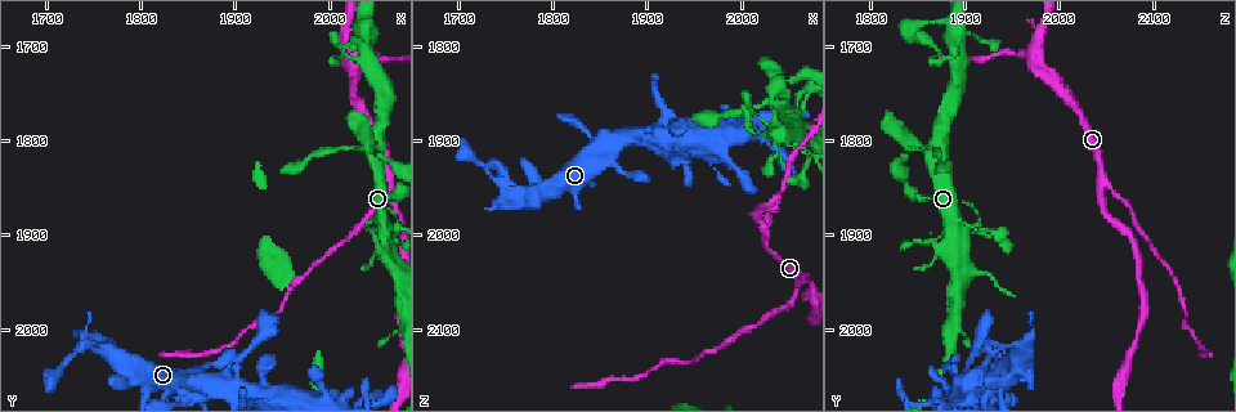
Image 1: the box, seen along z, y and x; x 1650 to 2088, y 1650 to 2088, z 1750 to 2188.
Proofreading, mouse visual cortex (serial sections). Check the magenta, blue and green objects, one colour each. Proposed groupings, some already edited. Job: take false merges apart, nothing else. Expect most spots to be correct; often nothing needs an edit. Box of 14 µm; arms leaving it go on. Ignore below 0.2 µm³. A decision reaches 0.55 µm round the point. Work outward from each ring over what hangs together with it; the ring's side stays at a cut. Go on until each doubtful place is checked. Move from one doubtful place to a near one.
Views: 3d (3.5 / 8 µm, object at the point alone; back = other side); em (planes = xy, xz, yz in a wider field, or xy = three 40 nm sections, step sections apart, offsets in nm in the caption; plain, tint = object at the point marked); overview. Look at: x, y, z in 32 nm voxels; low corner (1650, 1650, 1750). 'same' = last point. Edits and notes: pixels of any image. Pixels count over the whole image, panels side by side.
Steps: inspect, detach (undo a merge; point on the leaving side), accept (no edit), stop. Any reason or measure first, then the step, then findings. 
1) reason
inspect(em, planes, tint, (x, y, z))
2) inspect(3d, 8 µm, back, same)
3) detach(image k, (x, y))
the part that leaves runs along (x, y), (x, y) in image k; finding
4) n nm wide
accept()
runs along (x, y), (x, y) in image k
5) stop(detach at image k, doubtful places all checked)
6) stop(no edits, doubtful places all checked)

abrupt turn
inspect(3d, 3.5 µm, back, (1750, 2015, 1960))

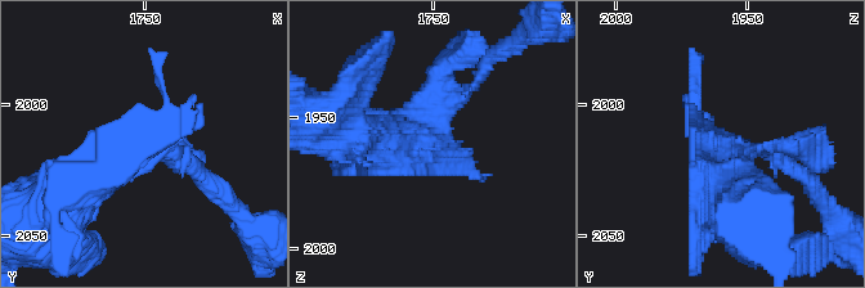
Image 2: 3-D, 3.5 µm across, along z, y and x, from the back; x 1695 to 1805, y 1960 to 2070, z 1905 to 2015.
accept()
runs along (358, 135), (425, 139), (456, 59) in image 2; continuous, no second cell

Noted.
sudden change in width
inspect(3d, 3.5 µm, (2060, 1890, 1900))

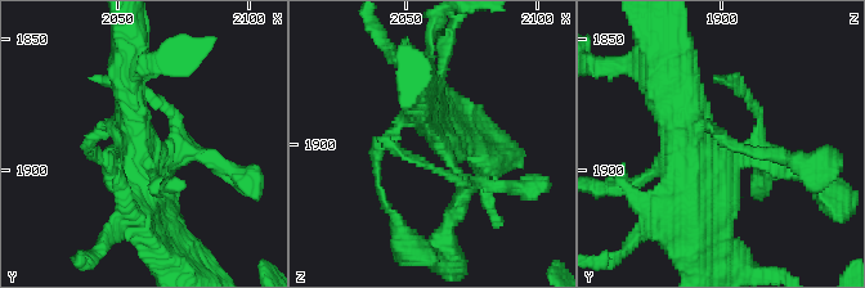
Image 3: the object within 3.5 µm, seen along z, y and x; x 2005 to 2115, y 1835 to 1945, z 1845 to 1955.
inspect(em, planes, tint, (2064, 1892, 1899))

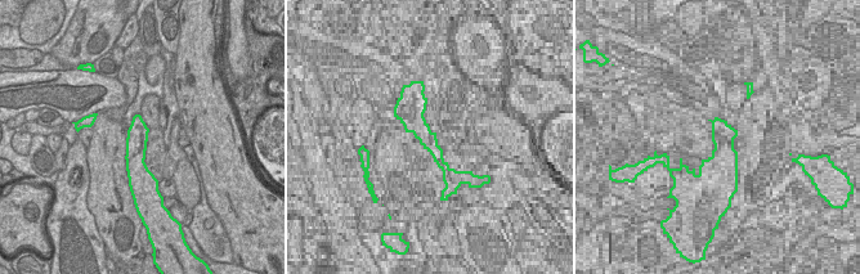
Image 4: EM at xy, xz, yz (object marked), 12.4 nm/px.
another direction
inspect(em, xy, step 2, tint, same)

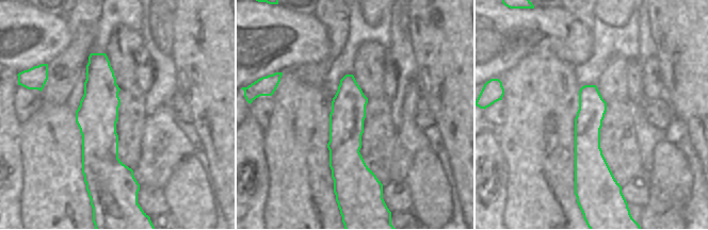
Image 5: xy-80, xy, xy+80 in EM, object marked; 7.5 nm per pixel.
accept()
runs along (93, 55), (107, 180) in image 5; one cell here

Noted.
three-way junction
inspect(3d, 3.5 µm, (2025, 1720, 1975))

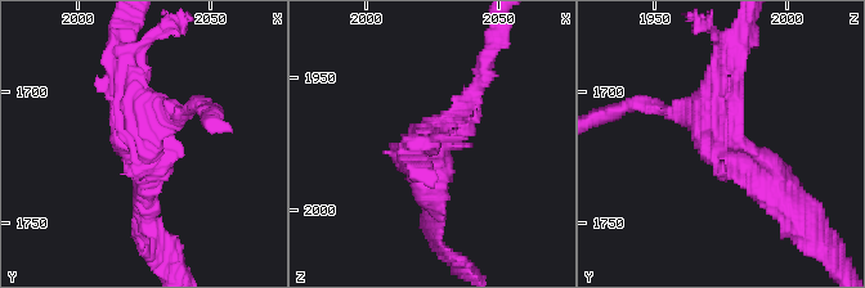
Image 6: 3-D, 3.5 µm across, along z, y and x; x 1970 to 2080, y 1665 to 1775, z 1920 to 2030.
now the EM
inspect(em, planes, tint, (2025, 1721, 1977))

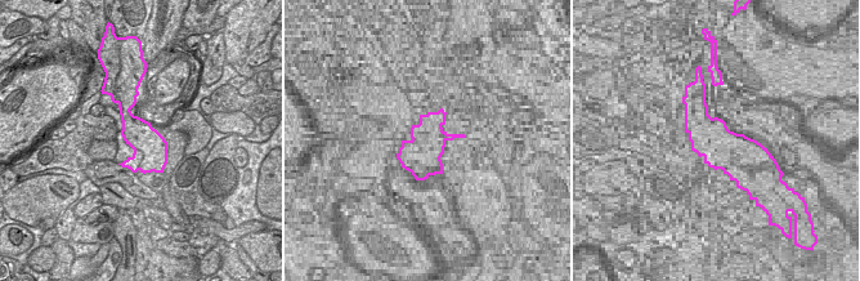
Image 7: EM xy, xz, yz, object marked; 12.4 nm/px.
accept()
runs along (784, 202), (722, 147), (722, 68) in image 6; all the same cell

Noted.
three-way junction
inspect(3d, 3.5 µm, (2065, 1845, 2050))

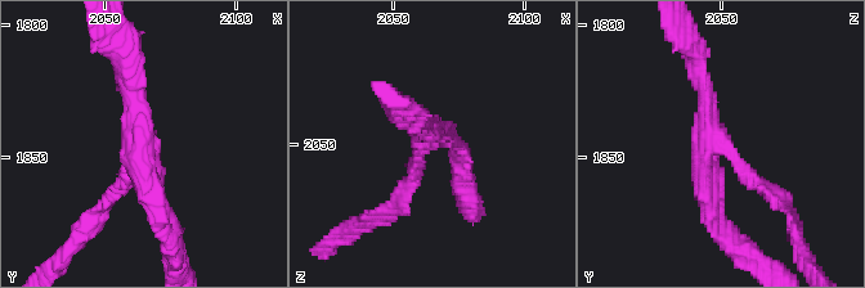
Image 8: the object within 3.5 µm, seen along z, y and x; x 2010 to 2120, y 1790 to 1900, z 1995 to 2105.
3 arms; arms of 200, 250, 250 nm
inspect(em, xy, step 1, tint, (2063, 1840, 2047))

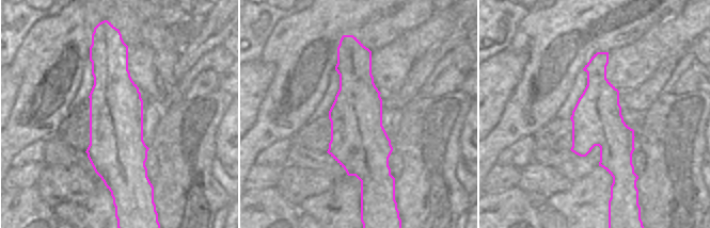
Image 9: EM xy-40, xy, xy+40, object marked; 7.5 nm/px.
another direction
inspect(em, xy, step 5, tint, same)

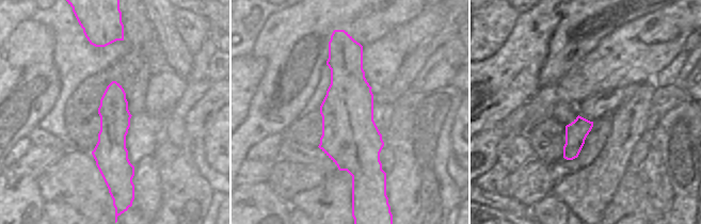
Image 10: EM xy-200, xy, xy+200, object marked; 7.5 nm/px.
accept()
runs along (124, 54), (158, 212) in image 8; continuous, no second cell

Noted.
stop(no edits, doubtful places all checked)

